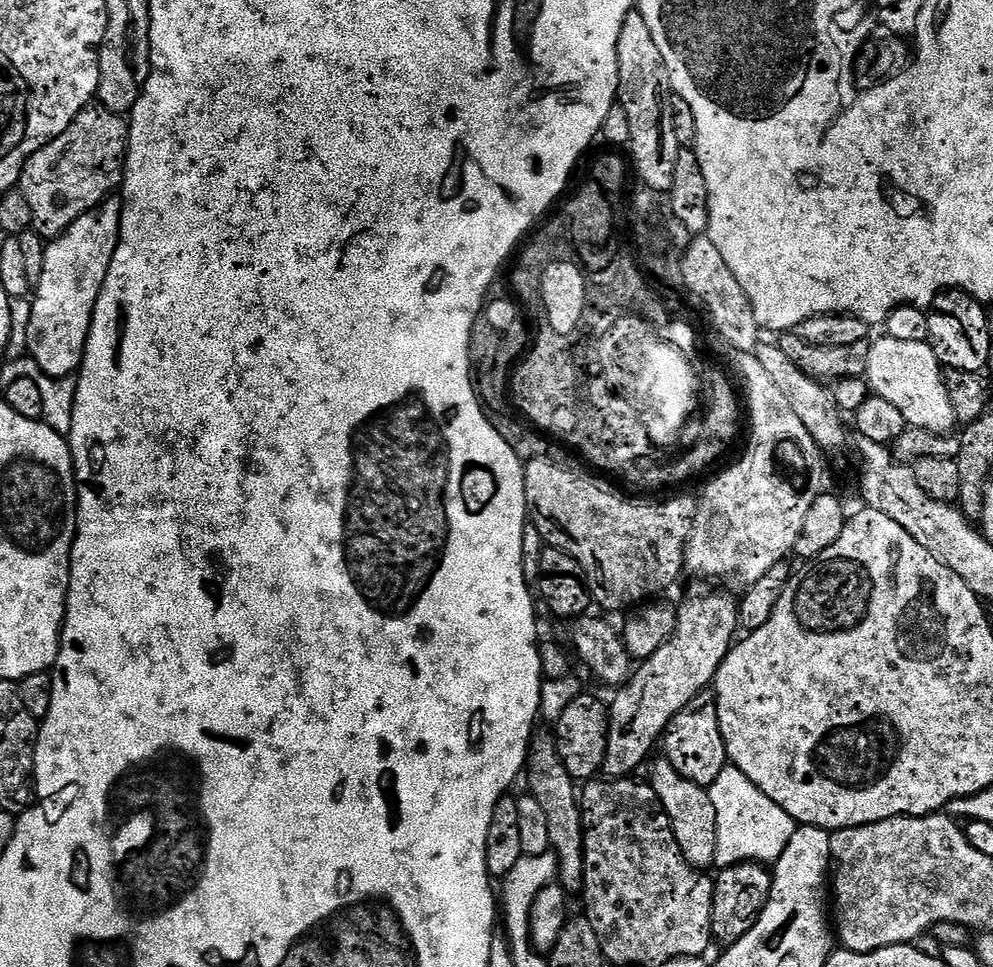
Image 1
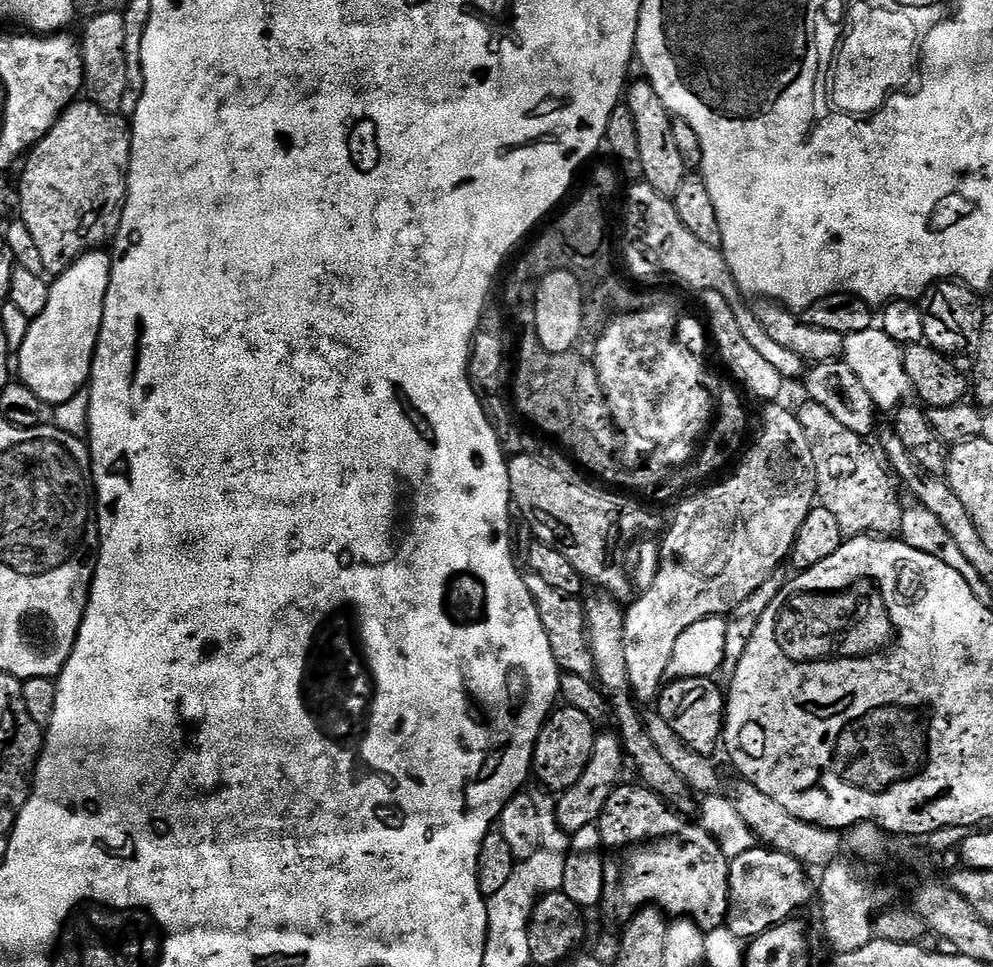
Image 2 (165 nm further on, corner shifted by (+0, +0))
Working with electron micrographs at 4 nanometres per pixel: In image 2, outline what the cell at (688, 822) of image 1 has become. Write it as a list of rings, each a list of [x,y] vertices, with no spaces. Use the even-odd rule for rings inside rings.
[[[596,594],[589,600],[583,601],[584,622],[588,630],[588,648],[592,652],[592,661],[596,667],[594,676],[610,705],[611,715],[615,718],[615,731],[620,741],[624,743],[624,750],[630,764],[636,767],[639,783],[650,791],[656,792],[672,809],[681,814],[692,814],[697,811],[698,800],[692,787],[684,781],[682,774],[677,774],[654,746],[654,741],[644,725],[644,716],[639,712],[637,701],[632,694],[632,687],[626,674],[626,650],[624,649],[624,613],[621,601],[615,596]]]

